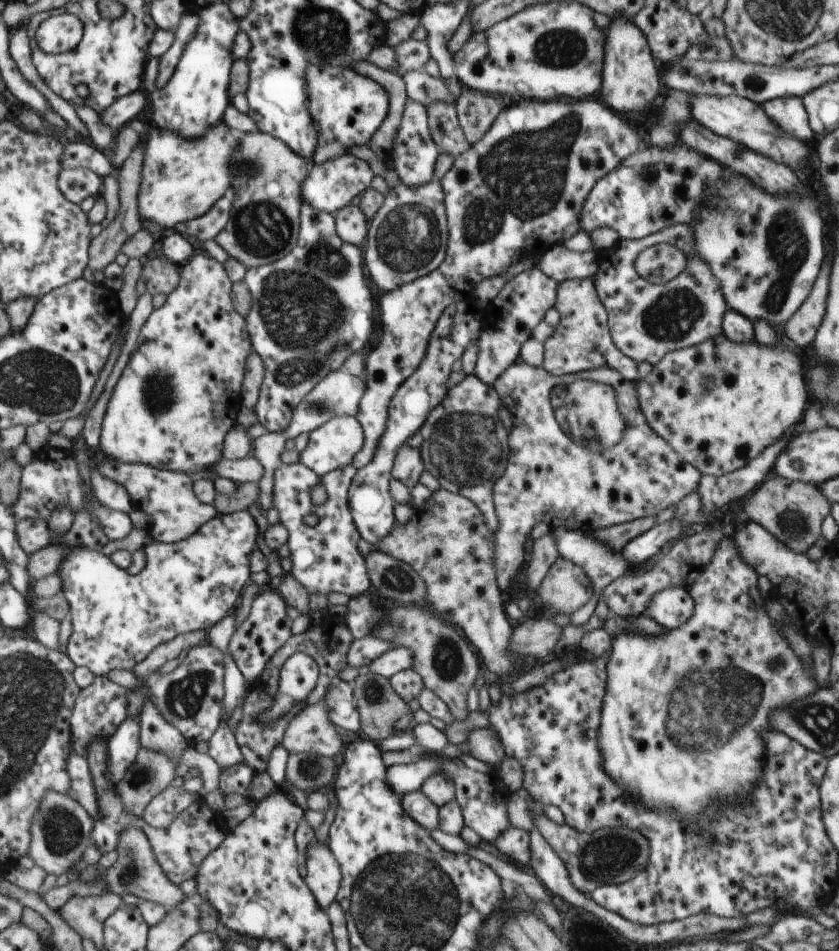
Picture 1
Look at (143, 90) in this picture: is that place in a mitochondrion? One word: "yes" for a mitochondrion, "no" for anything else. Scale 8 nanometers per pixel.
no

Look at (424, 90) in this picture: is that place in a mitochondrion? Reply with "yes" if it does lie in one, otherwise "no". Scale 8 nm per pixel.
yes

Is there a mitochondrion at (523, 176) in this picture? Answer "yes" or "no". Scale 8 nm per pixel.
yes

